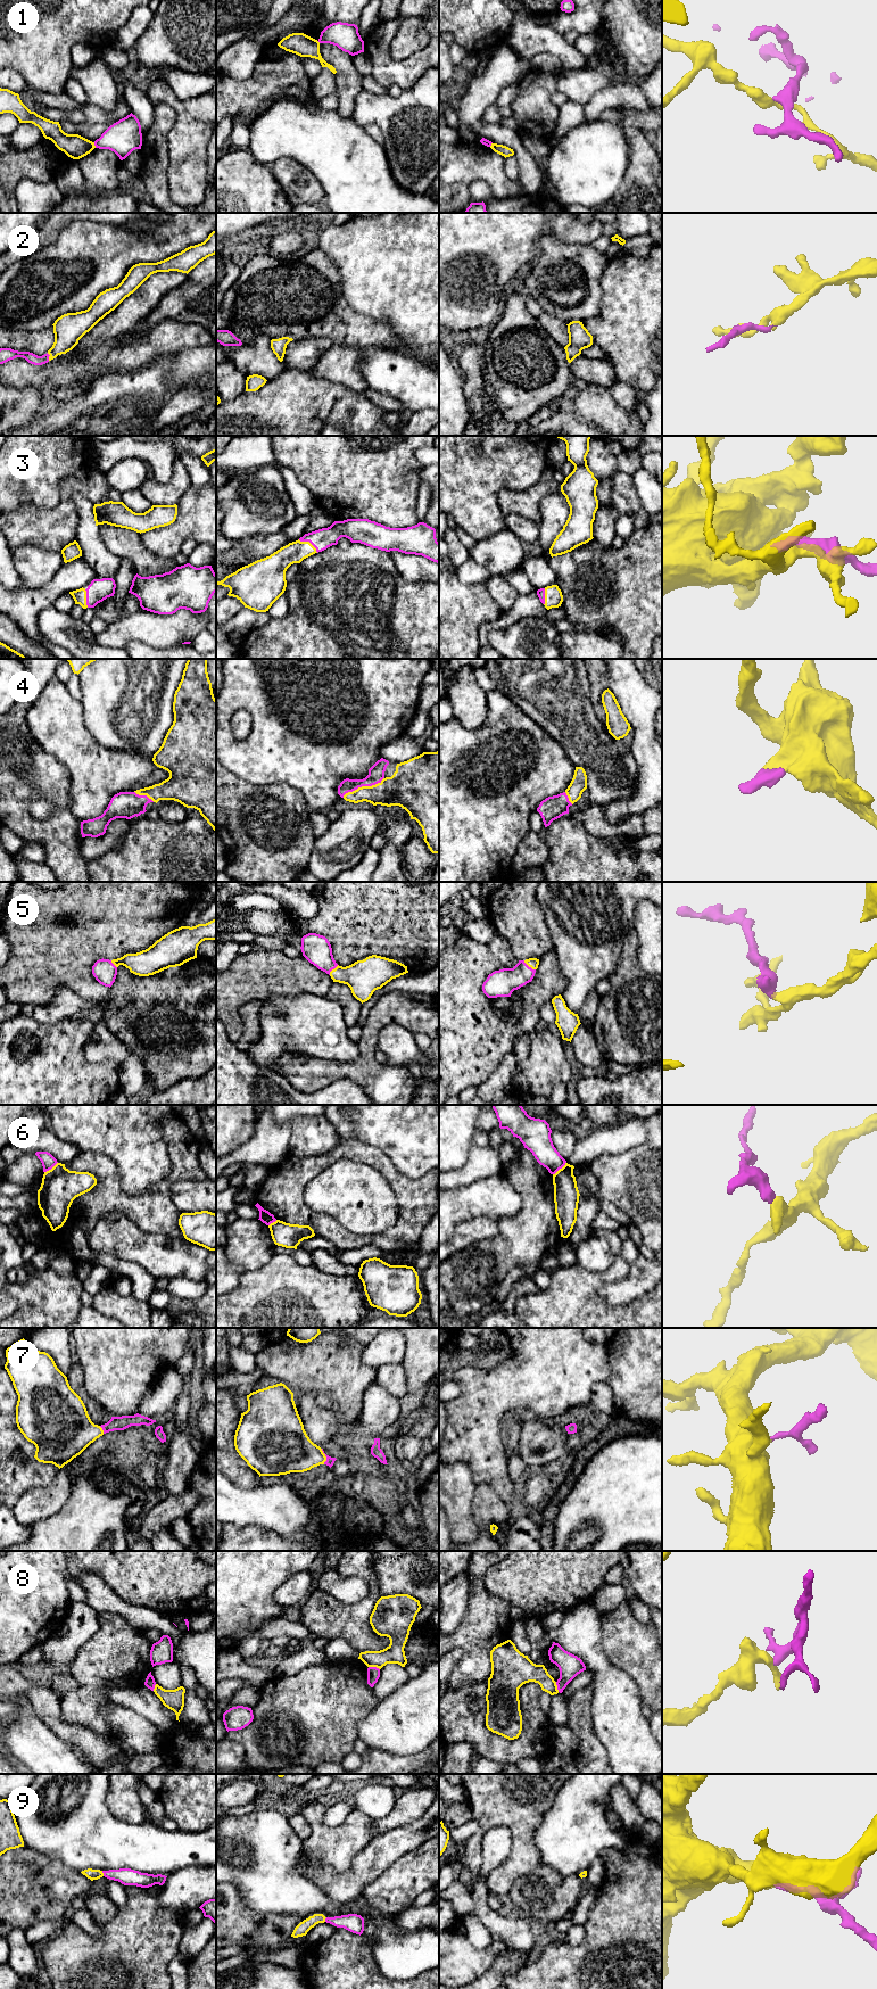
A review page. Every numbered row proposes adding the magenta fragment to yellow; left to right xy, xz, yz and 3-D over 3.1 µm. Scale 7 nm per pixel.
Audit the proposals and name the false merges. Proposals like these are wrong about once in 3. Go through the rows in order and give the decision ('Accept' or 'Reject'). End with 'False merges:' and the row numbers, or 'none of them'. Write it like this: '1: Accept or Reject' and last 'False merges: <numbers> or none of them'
1: Reject
2: Accept
3: Accept
4: Accept
5: Accept
6: Reject
7: Accept
8: Reject
9: Accept
False merges: 1, 6, 8

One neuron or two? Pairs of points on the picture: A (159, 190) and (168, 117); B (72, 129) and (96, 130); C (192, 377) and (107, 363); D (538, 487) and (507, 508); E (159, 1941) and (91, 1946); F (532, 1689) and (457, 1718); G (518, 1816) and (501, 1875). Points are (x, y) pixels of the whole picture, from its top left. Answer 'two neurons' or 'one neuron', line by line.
A: one neuron
B: one neuron
C: two neurons
D: one neuron
E: one neuron
F: one neuron
G: one neuron

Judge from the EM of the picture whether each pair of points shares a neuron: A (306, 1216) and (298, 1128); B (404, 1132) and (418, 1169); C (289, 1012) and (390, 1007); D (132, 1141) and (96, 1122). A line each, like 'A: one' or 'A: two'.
A: two
B: one
C: two
D: one

